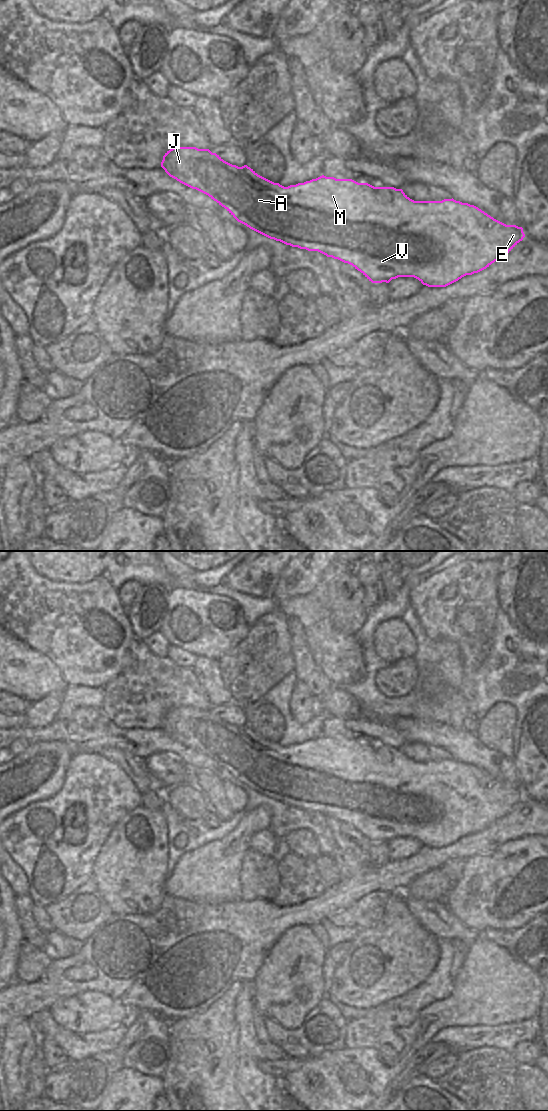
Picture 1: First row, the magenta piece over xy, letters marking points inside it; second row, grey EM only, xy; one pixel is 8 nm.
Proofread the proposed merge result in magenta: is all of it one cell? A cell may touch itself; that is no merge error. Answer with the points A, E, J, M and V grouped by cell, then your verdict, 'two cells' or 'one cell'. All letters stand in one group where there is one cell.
groups A E J M V; one cell

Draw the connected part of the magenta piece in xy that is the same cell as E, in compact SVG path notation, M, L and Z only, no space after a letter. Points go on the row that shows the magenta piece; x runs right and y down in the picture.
M174 147L163 156L161 167L170 177L176 179L180 183L208 195L219 205L224 207L238 222L246 225L250 229L286 245L306 249L308 251L318 251L327 257L332 257L344 263L348 263L360 271L372 283L389 283L392 279L398 277L414 277L428 287L446 287L466 275L472 275L486 269L492 263L507 255L525 237L522 227L506 225L494 219L478 207L456 201L453 198L444 199L442 201L414 201L410 199L402 189L396 189L394 187L374 187L368 183L358 183L352 179L336 179L324 175L304 183L284 187L279 183L274 183L258 175L247 165L238 167L224 161L219 155L212 153L209 149Z

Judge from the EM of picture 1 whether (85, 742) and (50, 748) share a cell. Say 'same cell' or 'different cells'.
different cells

